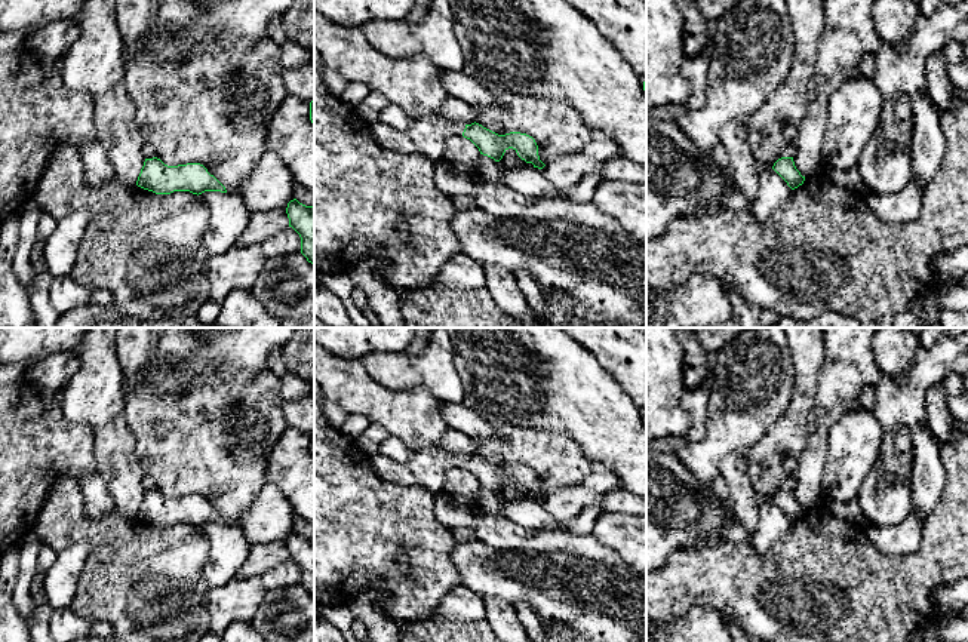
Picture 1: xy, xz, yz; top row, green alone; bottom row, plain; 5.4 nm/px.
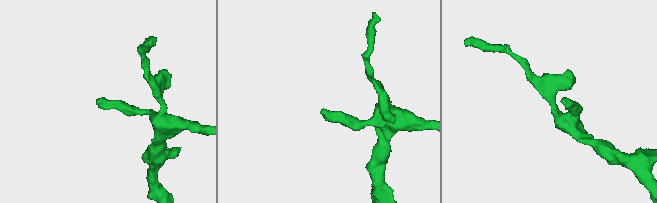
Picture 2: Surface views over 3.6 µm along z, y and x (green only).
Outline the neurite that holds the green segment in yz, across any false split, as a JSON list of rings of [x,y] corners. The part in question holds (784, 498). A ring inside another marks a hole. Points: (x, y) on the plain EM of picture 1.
[[[793,489],[778,491],[772,501],[787,514],[787,517],[795,522],[803,516],[805,509],[796,501]]]

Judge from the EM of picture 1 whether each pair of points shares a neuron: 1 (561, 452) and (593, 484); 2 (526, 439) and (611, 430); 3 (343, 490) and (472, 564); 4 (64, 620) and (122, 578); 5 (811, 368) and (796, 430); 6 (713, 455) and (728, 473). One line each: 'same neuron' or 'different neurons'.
1: different neurons
2: different neurons
3: different neurons
4: different neurons
5: same neuron
6: different neurons

